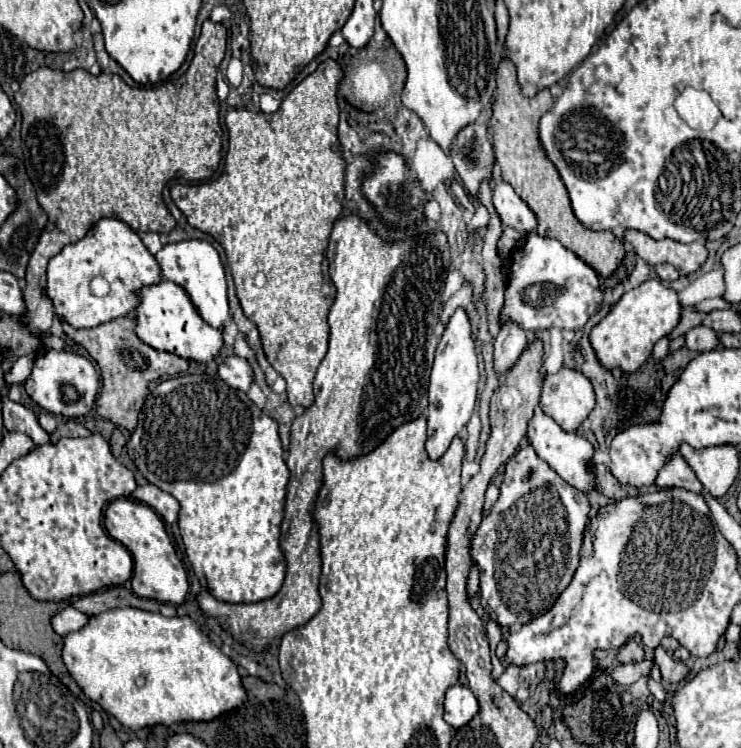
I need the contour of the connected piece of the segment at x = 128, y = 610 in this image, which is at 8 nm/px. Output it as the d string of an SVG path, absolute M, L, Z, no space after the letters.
M115 607L91 615L87 625L63 637L63 663L83 693L111 713L123 727L173 725L179 721L211 721L243 703L245 689L235 663L209 641L189 617L163 617L135 607Z

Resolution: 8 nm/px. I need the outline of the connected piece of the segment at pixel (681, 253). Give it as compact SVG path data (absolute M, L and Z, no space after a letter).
M627 231L621 241L627 241L633 245L635 253L645 259L651 265L657 263L669 263L673 265L681 275L695 273L707 259L707 249L701 243L677 243L673 239L655 241L649 235L643 235L641 231Z

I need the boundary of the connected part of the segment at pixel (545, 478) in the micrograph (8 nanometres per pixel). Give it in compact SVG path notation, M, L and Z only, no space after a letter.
M533 447L519 449L505 465L505 479L501 483L501 495L491 507L489 515L483 515L481 525L469 543L471 563L479 567L479 589L483 609L499 625L525 623L533 617L543 615L571 583L575 567L579 563L579 549L583 539L583 527L589 521L591 503L589 497L563 481L537 453Z

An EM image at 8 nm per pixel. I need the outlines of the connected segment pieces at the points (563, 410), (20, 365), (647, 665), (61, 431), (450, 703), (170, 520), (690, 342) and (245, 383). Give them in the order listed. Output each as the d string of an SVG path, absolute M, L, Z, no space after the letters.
M563 367L559 373L545 377L541 393L541 409L545 415L553 417L561 429L575 431L589 417L593 407L595 407L595 389L581 371Z
M35 355L21 357L15 363L15 371L11 371L11 375L7 375L7 383L21 383L21 381L25 381L29 377L29 373L31 373L33 363L35 363Z
M641 661L641 663L631 663L631 665L617 665L613 669L605 669L605 675L609 675L617 685L631 685L637 681L641 675L649 675L653 661Z
M69 419L65 425L61 425L53 435L51 435L51 441L57 443L61 437L87 437L91 431L79 423L75 423L73 419Z
M457 683L447 689L447 693L445 693L445 721L453 729L467 725L477 713L479 713L477 697L473 695L473 691L467 685Z
M143 485L143 487L137 487L131 495L135 501L139 503L145 503L149 505L167 525L173 525L177 523L177 513L179 513L179 503L165 491L161 491L159 487L155 485Z
M693 327L691 331L685 333L685 347L691 349L691 351L711 351L719 345L717 341L717 333L711 331L709 327Z
M227 357L223 359L223 363L219 365L217 369L217 375L221 381L225 381L229 387L233 389L241 389L241 391L247 391L249 385L253 383L253 373L251 373L251 367L245 359L239 359L239 357Z

